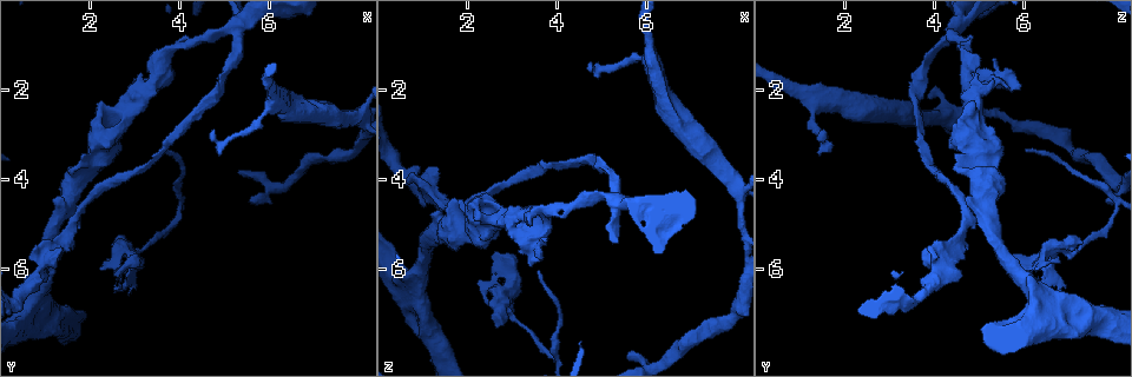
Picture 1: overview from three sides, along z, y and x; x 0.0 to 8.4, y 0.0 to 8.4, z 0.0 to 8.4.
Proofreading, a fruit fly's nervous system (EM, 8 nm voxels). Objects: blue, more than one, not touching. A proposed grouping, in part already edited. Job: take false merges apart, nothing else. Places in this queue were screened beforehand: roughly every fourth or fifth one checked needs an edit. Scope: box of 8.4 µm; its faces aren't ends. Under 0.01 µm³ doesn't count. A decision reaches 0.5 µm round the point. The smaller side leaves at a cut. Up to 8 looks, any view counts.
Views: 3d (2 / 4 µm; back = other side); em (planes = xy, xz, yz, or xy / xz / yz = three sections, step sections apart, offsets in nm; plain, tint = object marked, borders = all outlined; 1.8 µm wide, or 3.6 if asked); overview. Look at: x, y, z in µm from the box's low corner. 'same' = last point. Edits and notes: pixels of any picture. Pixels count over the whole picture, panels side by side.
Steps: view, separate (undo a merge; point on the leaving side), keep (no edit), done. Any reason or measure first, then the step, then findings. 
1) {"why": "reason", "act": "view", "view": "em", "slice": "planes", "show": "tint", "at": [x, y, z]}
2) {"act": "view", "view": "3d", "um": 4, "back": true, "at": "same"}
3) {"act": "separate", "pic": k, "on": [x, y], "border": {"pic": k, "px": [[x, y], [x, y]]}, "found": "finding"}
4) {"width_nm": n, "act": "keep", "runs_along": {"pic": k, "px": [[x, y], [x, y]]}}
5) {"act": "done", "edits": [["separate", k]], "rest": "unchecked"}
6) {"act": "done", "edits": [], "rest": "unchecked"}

{"why": "calibre changes", "act": "view", "view": "3d", "um": 2, "at": [3.00, 5.60, 7.15]}

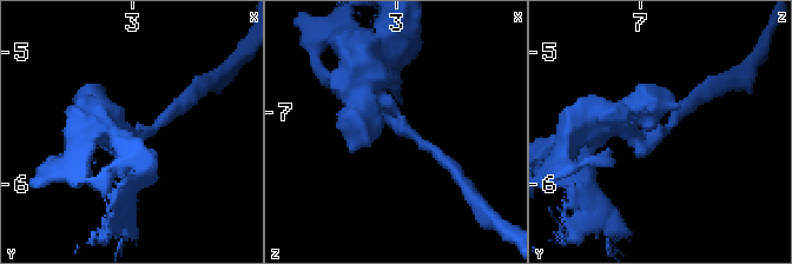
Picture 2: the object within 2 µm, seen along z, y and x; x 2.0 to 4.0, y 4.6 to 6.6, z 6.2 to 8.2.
{"act": "view", "view": "em", "slice": "yz", "step": 4, "show": "tint", "at": [3.04, 5.60, 7.12]}

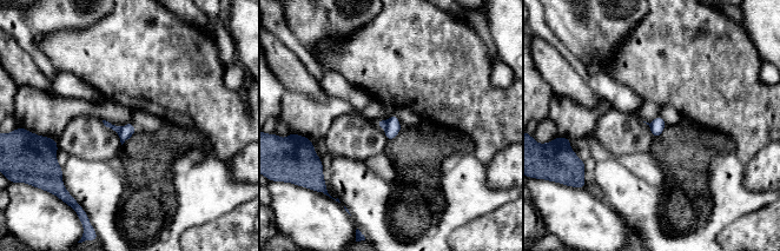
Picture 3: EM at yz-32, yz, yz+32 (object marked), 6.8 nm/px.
{"why": "cut it another way", "act": "view", "view": "em", "slice": "planes", "show": "tint", "at": "same"}

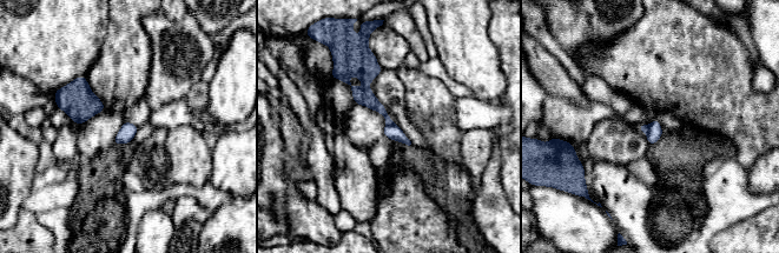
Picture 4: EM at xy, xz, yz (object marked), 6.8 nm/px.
{"act": "separate", "pic": 4, "on": [365, 97], "part_leaving": {"pic": 4, "px": [[344, 75], [388, 120]]}, "found": "two neurons meet here"}

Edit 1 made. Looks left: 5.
{"why": "four or more arms meet", "act": "view", "view": "em", "slice": "yz", "step": 8, "show": "tint", "at": [3.30, 2.00, 4.75]}

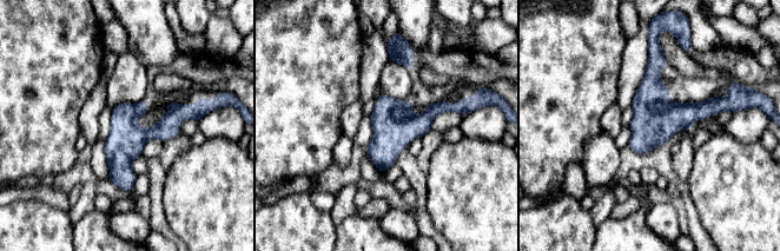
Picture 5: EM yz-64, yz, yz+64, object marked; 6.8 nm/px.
{"why": "cut it another way", "act": "view", "view": "em", "slice": "planes", "show": "tint", "at": "same"}

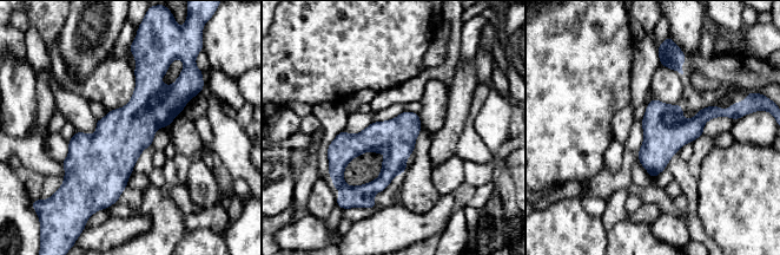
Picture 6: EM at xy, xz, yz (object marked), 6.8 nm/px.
{"act": "keep", "found": "continuous, no second neuron"}

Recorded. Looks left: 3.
{"why": "four-way junction", "act": "view", "view": "em", "slice": "planes", "show": "tint", "at": [5.15, 0.70, 4.40]}

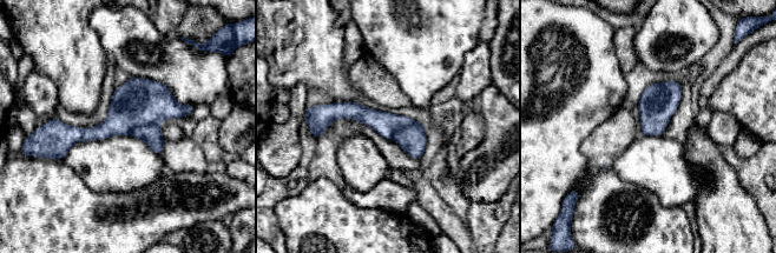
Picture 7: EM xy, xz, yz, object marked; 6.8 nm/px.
{"width_nm": 200, "act": "separate", "pic": 7, "on": [151, 133], "border": {"pic": 7, "px": [[159, 121], [138, 125], [129, 133]]}, "found": "a second neuron is stuck on"}

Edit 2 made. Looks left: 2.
{"act": "done", "edits": [["separate", 4], ["separate", 7]], "rest": "unchecked"}

